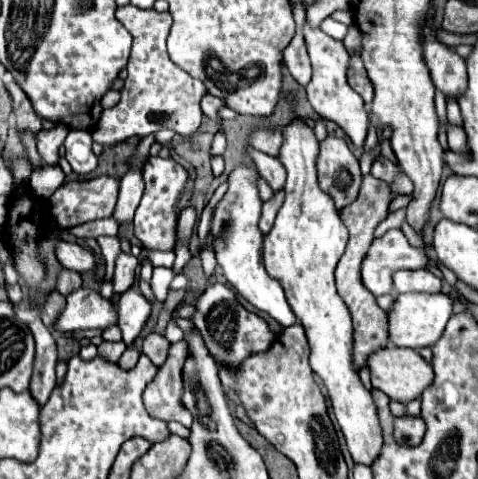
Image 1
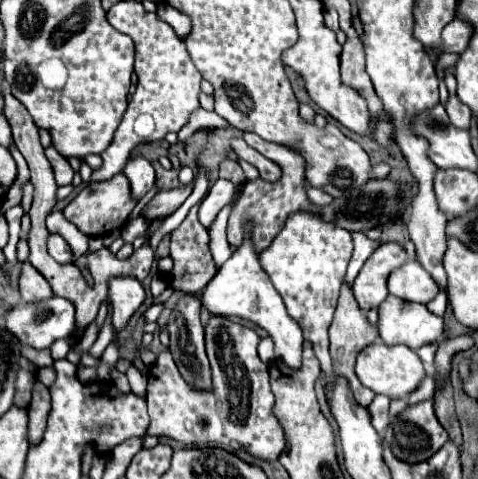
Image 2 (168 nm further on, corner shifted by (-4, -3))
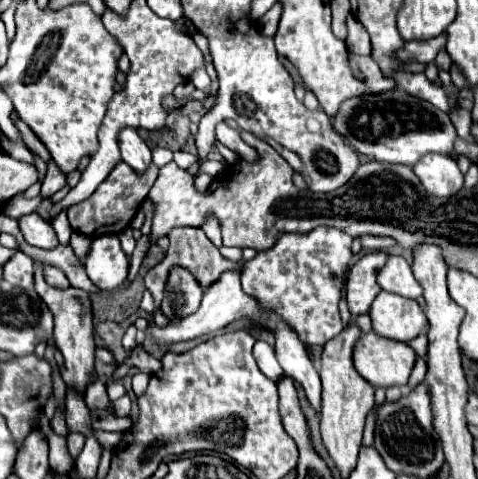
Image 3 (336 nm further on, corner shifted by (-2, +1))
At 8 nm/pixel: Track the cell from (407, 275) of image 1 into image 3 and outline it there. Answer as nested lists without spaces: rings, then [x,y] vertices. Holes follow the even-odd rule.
[[[390,257],[388,263],[378,273],[378,283],[384,291],[408,299],[418,299],[422,295],[422,287],[420,283],[416,283],[412,269],[404,257]]]

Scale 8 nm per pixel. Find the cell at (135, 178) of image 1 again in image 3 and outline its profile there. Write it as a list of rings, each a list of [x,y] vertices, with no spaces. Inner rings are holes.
[[[124,129],[120,133],[120,153],[122,153],[122,161],[130,165],[136,173],[144,173],[152,163],[150,147],[132,129]]]

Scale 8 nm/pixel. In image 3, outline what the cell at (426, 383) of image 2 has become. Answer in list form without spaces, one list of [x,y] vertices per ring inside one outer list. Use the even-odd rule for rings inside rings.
[[[416,359],[416,365],[412,369],[410,381],[408,381],[408,389],[414,389],[416,385],[420,385],[426,377],[426,359]]]

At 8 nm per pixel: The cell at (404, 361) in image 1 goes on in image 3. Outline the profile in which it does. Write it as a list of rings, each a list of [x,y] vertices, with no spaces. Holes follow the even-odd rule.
[[[364,333],[354,347],[356,371],[374,387],[402,387],[408,383],[416,353],[408,343]]]

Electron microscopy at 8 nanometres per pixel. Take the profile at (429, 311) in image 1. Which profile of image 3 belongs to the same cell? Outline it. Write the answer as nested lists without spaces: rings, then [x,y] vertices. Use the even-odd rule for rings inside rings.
[[[382,291],[374,299],[370,317],[374,331],[380,337],[394,341],[408,343],[428,329],[428,319],[414,299],[406,299],[388,291]]]

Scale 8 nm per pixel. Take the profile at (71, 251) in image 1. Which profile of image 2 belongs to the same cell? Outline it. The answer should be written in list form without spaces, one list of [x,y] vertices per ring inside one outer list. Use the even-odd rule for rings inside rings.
[[[50,233],[50,235],[48,235],[48,241],[46,241],[46,247],[48,247],[48,253],[50,253],[58,263],[70,263],[70,259],[72,259],[70,247],[68,247],[68,243],[66,243],[60,235]]]

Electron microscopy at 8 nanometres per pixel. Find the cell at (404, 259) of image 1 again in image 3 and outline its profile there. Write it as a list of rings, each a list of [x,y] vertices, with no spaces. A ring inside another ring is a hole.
[[[374,251],[364,255],[360,261],[356,261],[348,271],[348,285],[346,285],[346,299],[350,313],[362,315],[368,313],[372,301],[382,291],[382,287],[376,283],[376,271],[384,267],[388,261],[388,255],[382,251]]]

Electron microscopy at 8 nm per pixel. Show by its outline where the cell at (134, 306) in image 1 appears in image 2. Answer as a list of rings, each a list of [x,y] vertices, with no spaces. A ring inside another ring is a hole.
[[[112,277],[108,279],[108,299],[112,303],[112,325],[122,331],[132,313],[142,305],[146,293],[134,277]]]

